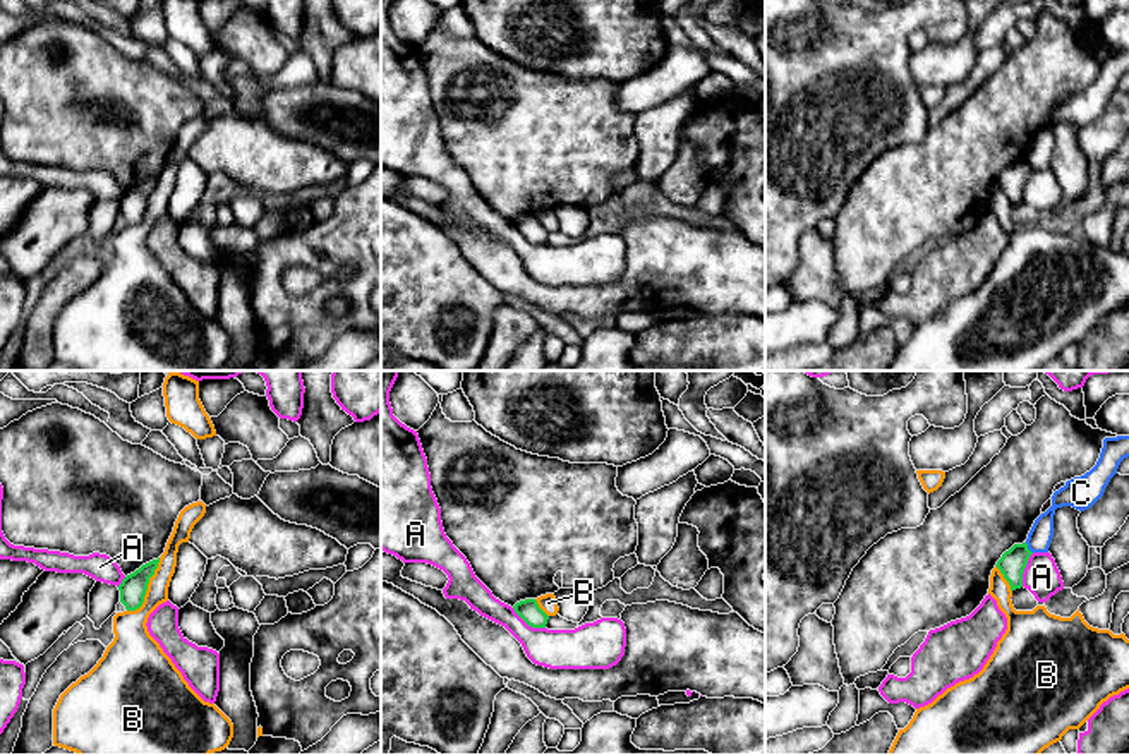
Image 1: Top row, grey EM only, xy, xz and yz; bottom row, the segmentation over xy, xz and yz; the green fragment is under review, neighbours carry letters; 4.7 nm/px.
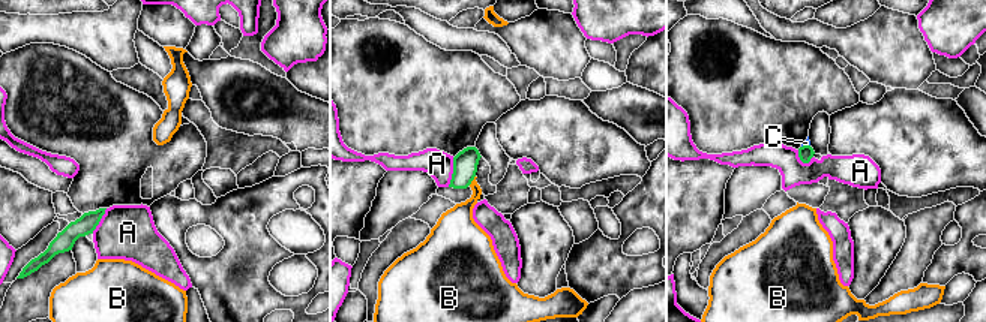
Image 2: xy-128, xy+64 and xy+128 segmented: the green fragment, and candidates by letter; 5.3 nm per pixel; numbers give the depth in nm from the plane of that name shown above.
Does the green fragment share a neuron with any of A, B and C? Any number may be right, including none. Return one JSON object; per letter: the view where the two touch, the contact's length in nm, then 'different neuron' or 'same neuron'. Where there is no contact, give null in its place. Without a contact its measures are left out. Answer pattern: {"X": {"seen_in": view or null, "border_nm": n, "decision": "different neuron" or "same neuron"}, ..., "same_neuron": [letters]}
{"A": {"seen_in": "xz", "border_nm": 190, "decision": "different neuron"}, "B": {"seen_in": "xy", "border_nm": 300, "decision": "different neuron"}, "C": {"seen_in": "yz", "border_nm": 70, "decision": "different neuron"}, "same_neuron": []}

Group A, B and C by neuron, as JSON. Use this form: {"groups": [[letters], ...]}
{"groups": [["A"], ["B"], ["C"]]}

